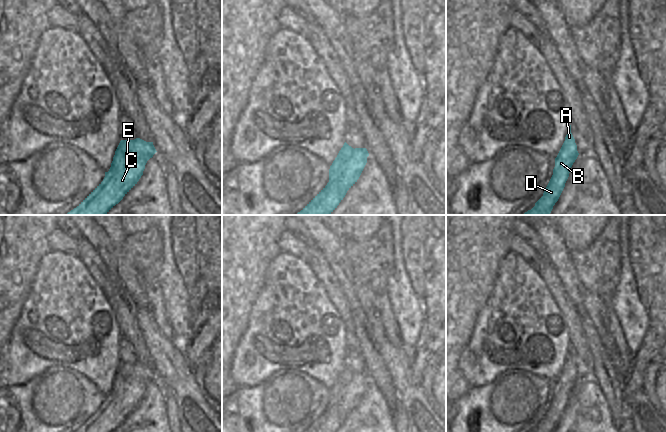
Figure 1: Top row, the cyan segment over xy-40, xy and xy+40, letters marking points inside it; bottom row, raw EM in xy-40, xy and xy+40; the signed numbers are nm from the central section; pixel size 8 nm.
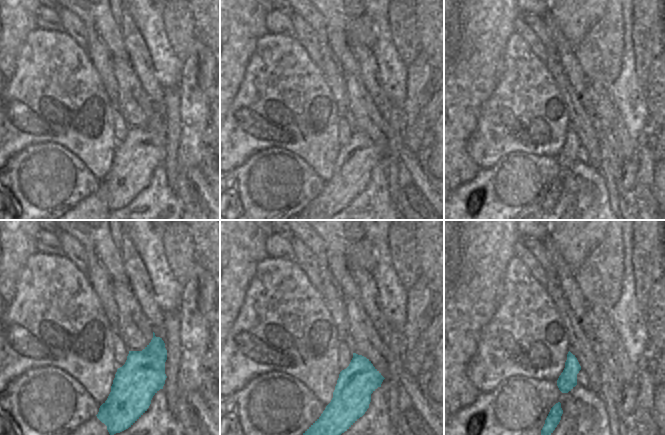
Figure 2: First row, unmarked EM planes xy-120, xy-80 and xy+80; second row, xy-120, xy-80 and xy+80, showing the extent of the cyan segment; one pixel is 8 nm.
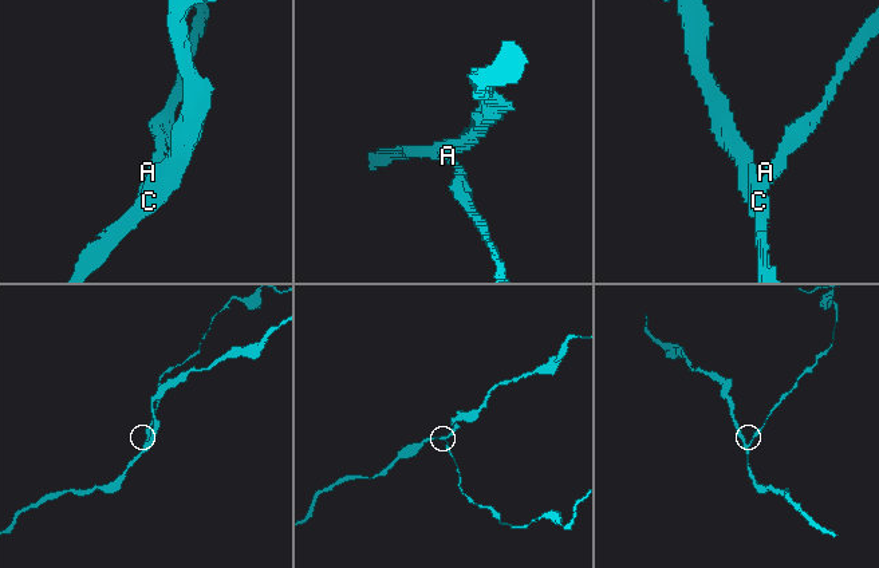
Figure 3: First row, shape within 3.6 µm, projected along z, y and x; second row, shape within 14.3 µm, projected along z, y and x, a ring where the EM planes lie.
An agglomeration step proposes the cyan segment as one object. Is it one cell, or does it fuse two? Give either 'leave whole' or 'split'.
split

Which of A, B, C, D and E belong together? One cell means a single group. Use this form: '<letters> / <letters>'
A B D / C E

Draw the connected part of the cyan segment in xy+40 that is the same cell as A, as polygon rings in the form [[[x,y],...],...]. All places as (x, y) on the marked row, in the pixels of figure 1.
[[[570,125],[565,141],[555,158],[553,175],[543,193],[541,201],[531,210],[531,215],[549,214],[549,209],[558,201],[565,187],[571,167],[578,155],[577,145],[571,133]]]

